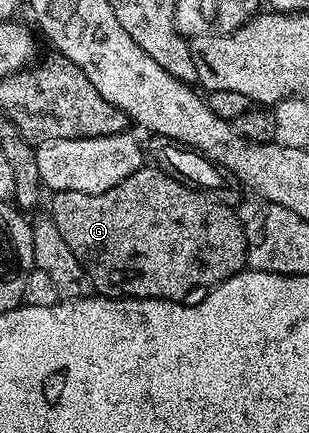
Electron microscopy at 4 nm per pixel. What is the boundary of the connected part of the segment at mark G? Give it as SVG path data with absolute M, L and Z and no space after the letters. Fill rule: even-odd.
M143 166L137 168L124 182L112 186L104 194L89 196L79 192L55 192L49 197L50 212L49 219L54 221L56 227L60 230L60 235L64 237L64 242L68 242L68 250L76 254L76 258L84 266L86 279L90 281L93 291L104 296L139 296L140 298L156 298L157 300L178 300L185 294L189 288L209 289L211 286L226 280L229 276L235 276L237 272L243 271L247 267L246 262L246 229L244 227L243 217L238 217L232 209L226 204L221 204L218 200L213 200L213 195L199 190L197 187L187 186L174 177L163 172L157 166Z

